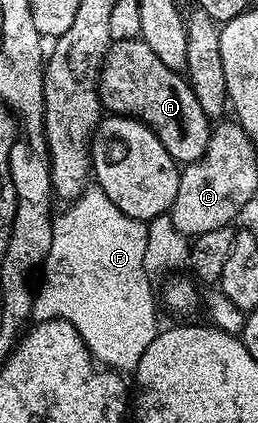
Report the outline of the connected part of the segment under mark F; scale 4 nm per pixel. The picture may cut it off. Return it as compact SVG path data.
M97 186L87 187L86 191L69 205L67 212L60 211L53 217L54 233L52 234L52 246L48 251L45 260L44 273L46 277L42 280L42 285L37 286L36 295L34 297L33 319L39 320L67 320L72 322L74 329L80 334L80 338L86 344L86 349L90 355L94 357L99 365L105 366L111 370L123 370L122 368L137 369L140 358L144 354L144 350L148 350L148 346L152 346L152 342L158 337L160 325L158 325L158 312L154 309L154 292L150 289L151 273L146 272L144 266L144 252L146 242L147 225L143 221L136 218L128 218L120 210L120 206L116 206L116 202L112 202L112 198L108 198L108 194L104 194L104 190Z

